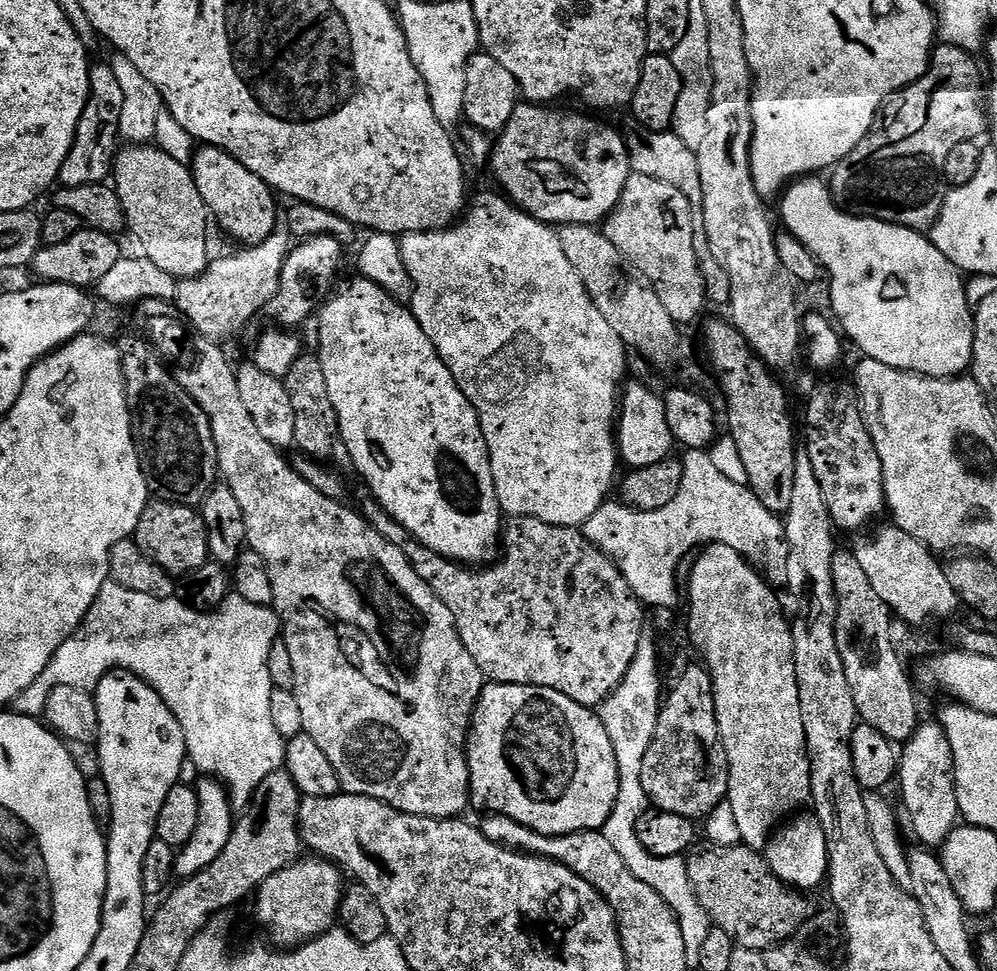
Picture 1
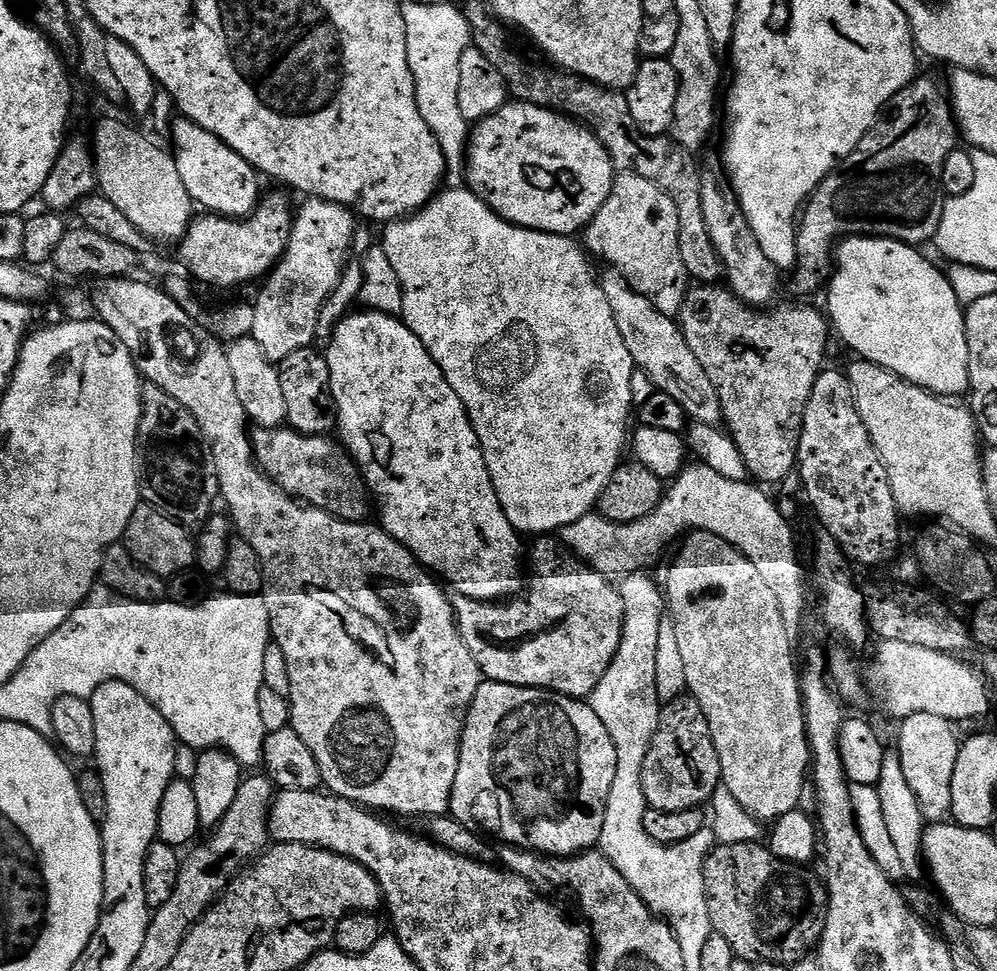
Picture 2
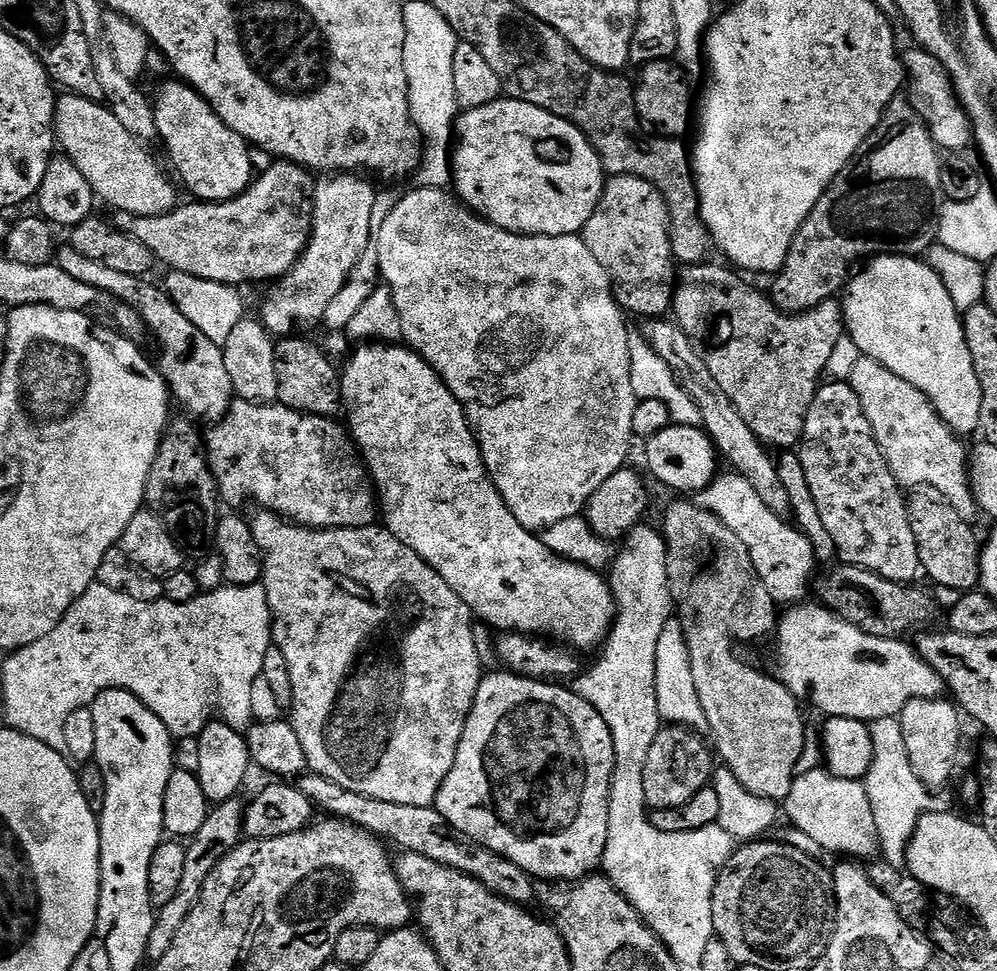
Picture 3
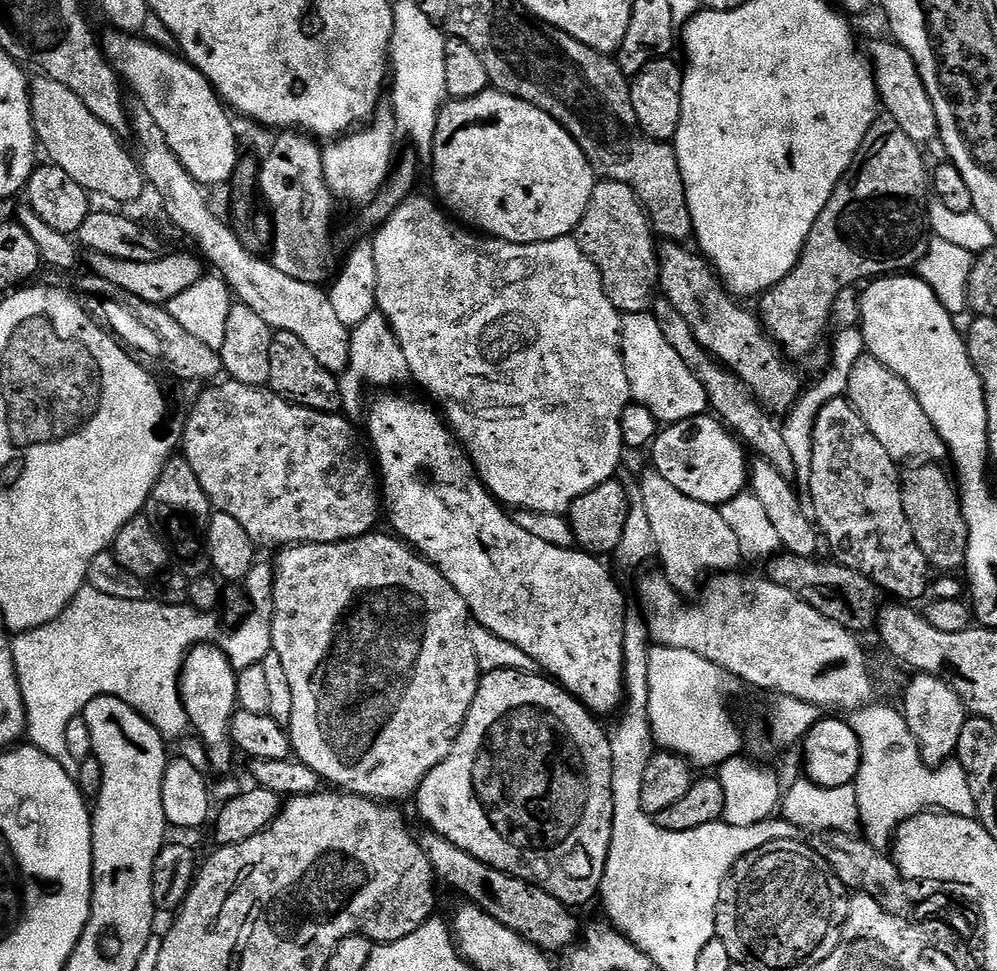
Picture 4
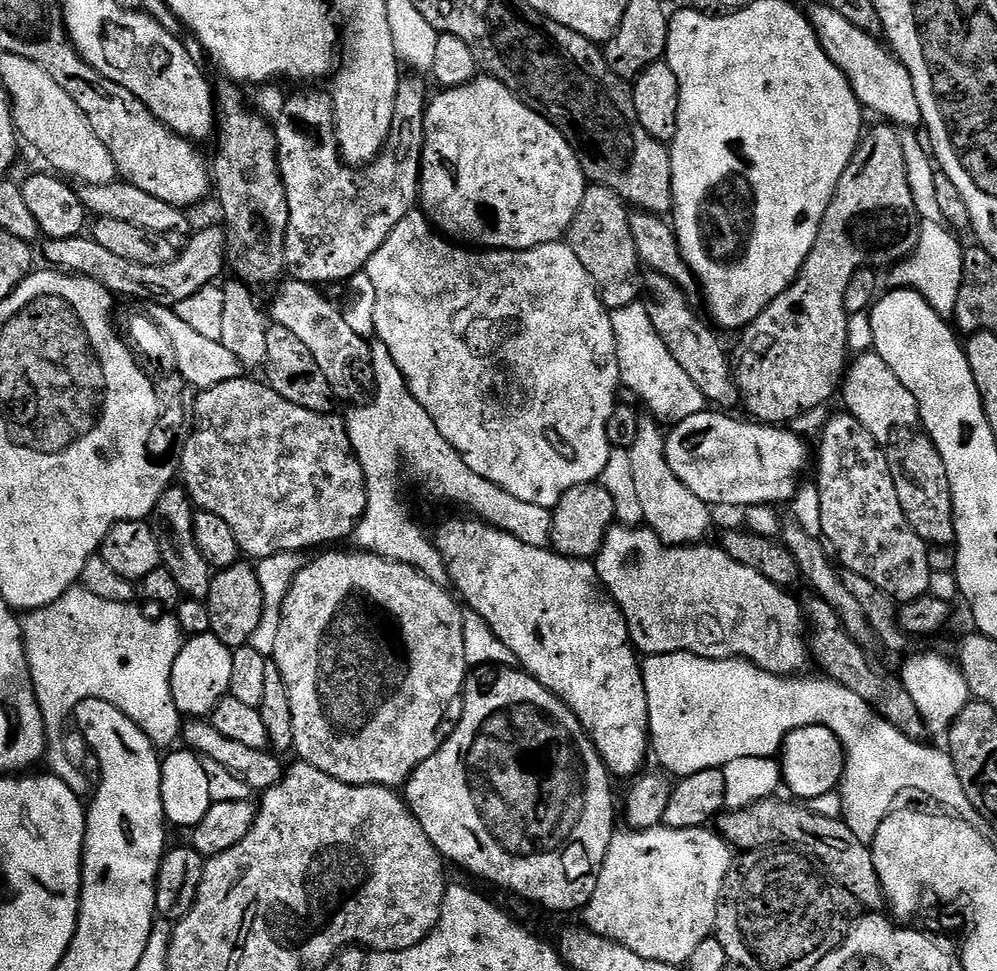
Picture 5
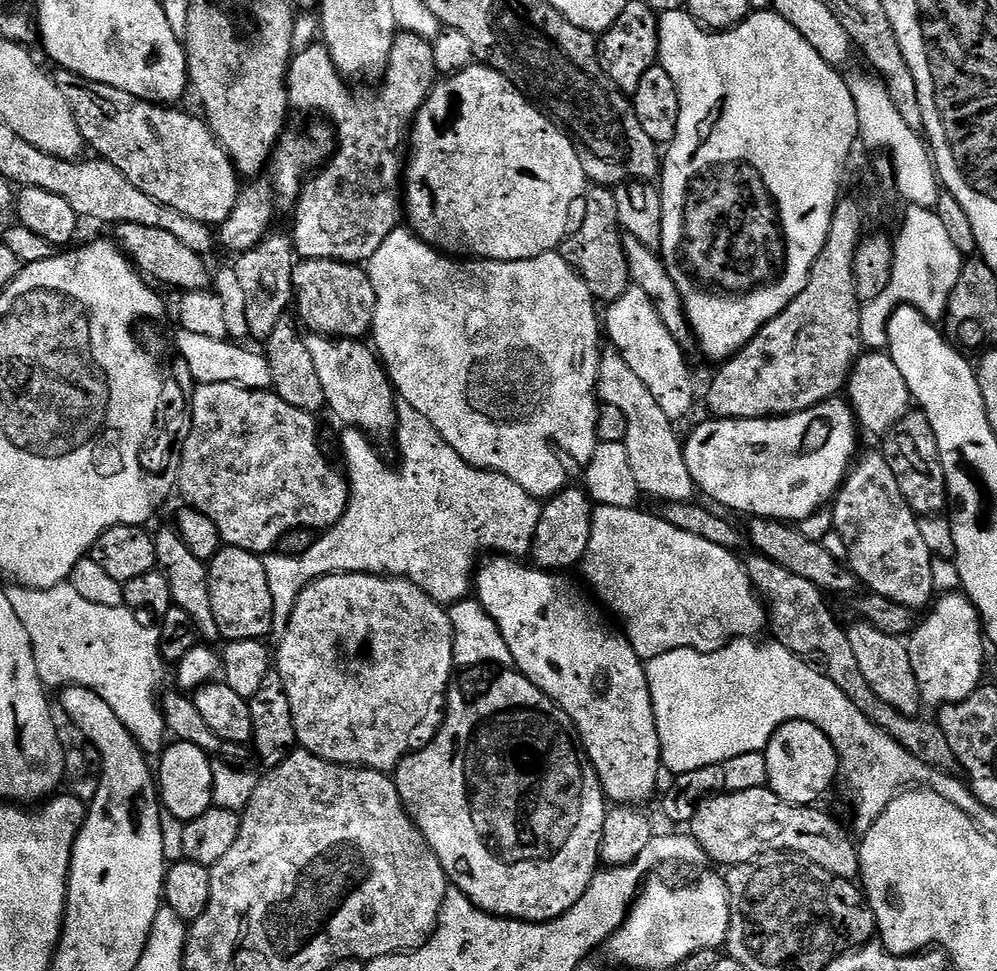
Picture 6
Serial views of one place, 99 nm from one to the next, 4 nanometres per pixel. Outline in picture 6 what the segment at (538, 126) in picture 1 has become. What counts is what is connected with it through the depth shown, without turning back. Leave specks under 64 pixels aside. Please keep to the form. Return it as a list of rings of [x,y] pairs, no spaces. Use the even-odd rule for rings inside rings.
[[[474,62],[466,70],[441,79],[420,107],[416,121],[412,123],[410,151],[407,153],[406,167],[402,173],[402,208],[406,213],[407,227],[411,228],[421,240],[425,240],[430,247],[440,249],[441,253],[457,258],[518,262],[538,258],[542,254],[559,249],[568,238],[570,231],[568,219],[572,216],[572,207],[575,204],[577,207],[583,201],[589,184],[586,170],[582,170],[582,162],[578,162],[578,154],[574,150],[572,140],[560,129],[559,124],[549,120],[537,105],[518,91],[498,70]]]

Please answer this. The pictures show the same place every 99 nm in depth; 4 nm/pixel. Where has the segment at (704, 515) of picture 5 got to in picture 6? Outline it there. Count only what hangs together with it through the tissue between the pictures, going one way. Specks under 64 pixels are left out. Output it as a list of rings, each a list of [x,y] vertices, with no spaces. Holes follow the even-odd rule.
[[[608,350],[600,357],[597,397],[604,404],[622,410],[626,418],[626,436],[623,444],[629,451],[630,469],[634,474],[639,491],[652,500],[664,504],[682,504],[697,495],[696,483],[692,480],[690,470],[684,465],[681,437],[676,437],[674,421],[667,417],[658,406],[657,399],[650,394],[645,383],[630,370],[624,358],[615,350]]]

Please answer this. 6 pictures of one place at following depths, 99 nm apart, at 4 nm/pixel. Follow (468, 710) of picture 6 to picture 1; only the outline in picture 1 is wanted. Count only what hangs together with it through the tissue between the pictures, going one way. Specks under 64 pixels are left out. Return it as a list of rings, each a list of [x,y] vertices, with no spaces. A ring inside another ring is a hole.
[[[485,683],[480,691],[480,701],[476,703],[476,711],[472,714],[472,726],[468,729],[468,795],[473,809],[481,808],[481,813],[484,814],[497,812],[506,818],[514,818],[514,822],[543,836],[565,836],[603,829],[614,810],[619,789],[616,751],[610,742],[610,734],[606,734],[606,726],[602,726],[599,715],[593,709],[566,698],[566,694],[558,694],[558,690],[546,690],[538,686]]]

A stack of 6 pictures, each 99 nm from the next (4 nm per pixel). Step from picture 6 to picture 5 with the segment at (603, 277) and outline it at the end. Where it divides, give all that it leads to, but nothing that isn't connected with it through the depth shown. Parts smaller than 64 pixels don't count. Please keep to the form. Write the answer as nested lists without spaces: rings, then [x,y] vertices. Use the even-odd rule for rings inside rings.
[[[589,183],[584,189],[582,206],[568,229],[566,243],[578,254],[578,262],[586,266],[586,274],[600,292],[605,308],[630,307],[642,296],[642,265],[630,234],[629,205],[614,190],[601,184]]]

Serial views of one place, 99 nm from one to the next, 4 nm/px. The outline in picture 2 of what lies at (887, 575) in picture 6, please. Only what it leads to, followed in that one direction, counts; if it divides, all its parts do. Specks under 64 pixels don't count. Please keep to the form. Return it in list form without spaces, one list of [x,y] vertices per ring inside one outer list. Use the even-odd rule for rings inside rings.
[[[825,367],[810,390],[798,446],[798,477],[816,511],[819,527],[825,528],[842,546],[853,565],[895,561],[900,548],[902,513],[894,502],[886,466],[858,414],[856,399],[847,375]]]

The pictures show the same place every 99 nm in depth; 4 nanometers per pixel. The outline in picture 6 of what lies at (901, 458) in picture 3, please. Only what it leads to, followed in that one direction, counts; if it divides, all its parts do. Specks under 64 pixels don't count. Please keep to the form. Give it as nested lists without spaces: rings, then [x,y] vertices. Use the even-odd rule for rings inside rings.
[[[868,350],[856,357],[852,373],[848,375],[846,400],[861,429],[873,432],[876,438],[883,437],[910,410],[912,393],[902,378],[902,370],[894,366],[894,358],[884,350]]]

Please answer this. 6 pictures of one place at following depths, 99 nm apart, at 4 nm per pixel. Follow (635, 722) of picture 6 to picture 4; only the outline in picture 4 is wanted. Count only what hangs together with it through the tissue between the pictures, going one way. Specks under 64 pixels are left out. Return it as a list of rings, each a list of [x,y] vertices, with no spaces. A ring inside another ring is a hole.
[[[384,394],[381,400],[371,401],[367,409],[368,416],[368,440],[372,443],[371,451],[374,453],[374,464],[378,469],[378,480],[382,485],[382,508],[386,513],[386,520],[392,523],[391,531],[399,539],[403,540],[409,548],[415,550],[431,564],[462,594],[466,602],[471,619],[481,624],[486,630],[492,631],[498,638],[505,639],[511,645],[524,651],[532,659],[533,665],[541,673],[547,674],[555,680],[561,688],[565,688],[570,695],[581,700],[589,712],[597,717],[605,718],[621,711],[626,699],[624,694],[624,622],[626,610],[624,610],[624,596],[616,585],[610,569],[604,565],[603,559],[597,558],[591,552],[577,550],[575,547],[563,548],[562,546],[550,546],[550,542],[542,542],[542,538],[534,538],[527,530],[522,530],[518,522],[506,511],[505,505],[501,504],[476,475],[476,468],[468,453],[458,443],[455,434],[448,427],[443,415],[431,403],[423,404],[420,400],[411,400],[408,396],[396,396],[400,394]]]

